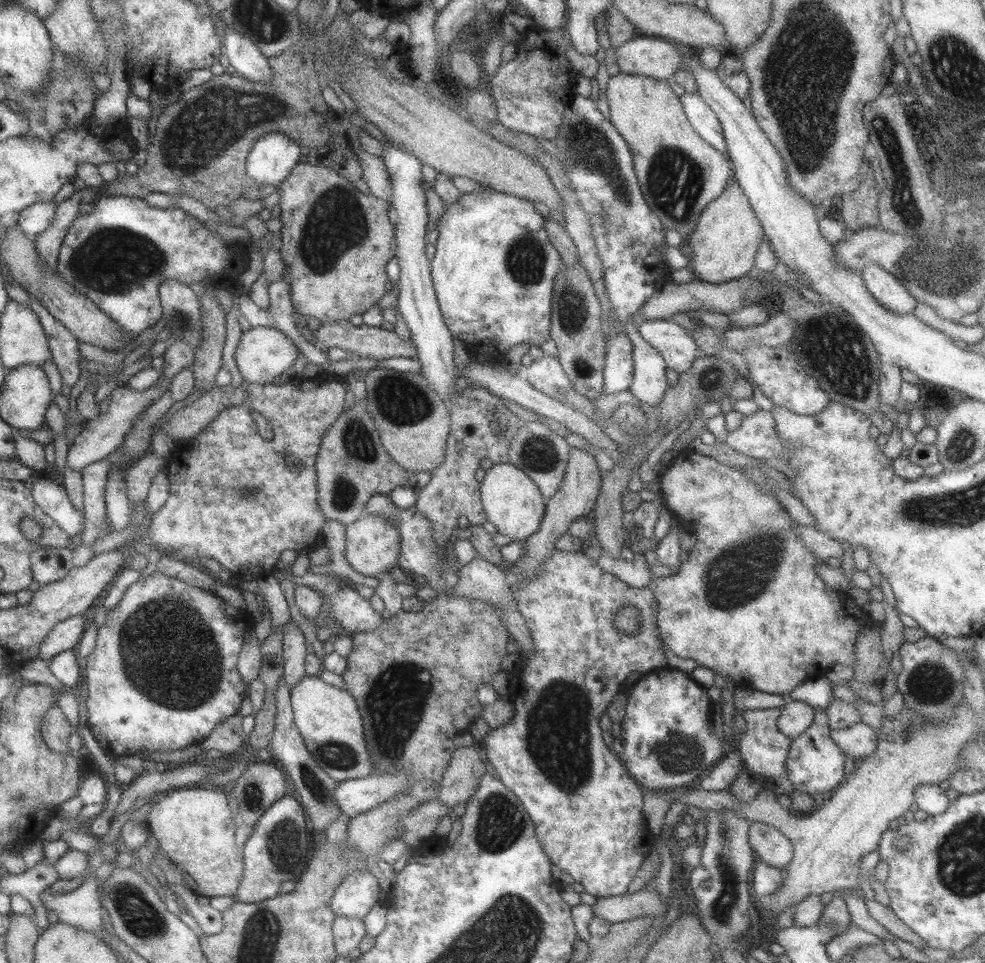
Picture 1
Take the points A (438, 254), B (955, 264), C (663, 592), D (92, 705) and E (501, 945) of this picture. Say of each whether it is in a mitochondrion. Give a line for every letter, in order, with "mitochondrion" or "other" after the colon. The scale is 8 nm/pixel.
A: other
B: mitochondrion
C: other
D: other
E: mitochondrion

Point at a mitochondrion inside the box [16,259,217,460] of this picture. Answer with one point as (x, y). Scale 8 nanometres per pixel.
(179, 320)

